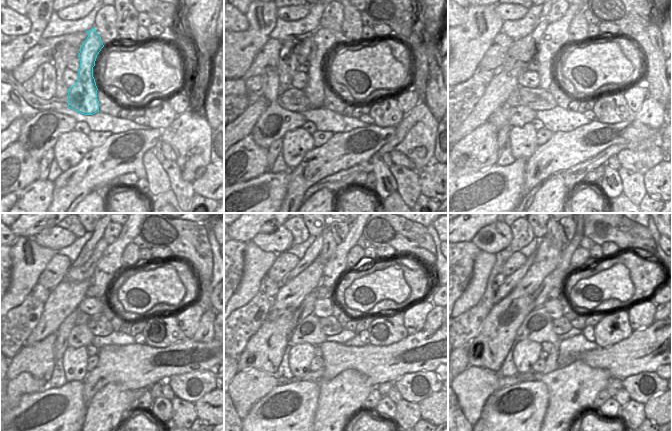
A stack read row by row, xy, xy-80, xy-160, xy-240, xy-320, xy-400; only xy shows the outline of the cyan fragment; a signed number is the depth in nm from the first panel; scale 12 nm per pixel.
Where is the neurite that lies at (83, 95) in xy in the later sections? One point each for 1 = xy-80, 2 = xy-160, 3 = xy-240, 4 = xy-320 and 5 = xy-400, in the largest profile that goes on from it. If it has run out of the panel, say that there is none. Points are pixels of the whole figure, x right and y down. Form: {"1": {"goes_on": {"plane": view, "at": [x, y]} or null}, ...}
{"1": {"goes_on": {"plane": "xy-80", "at": [324, 40]}}, "2": {"goes_on": {"plane": "xy-160", "at": [556, 36]}}, "3": {"goes_on": {"plane": "xy-240", "at": [110, 262]}}, "4": {"goes_on": {"plane": "xy-320", "at": [337, 264]}}, "5": {"goes_on": {"plane": "xy-400", "at": [564, 264]}}}

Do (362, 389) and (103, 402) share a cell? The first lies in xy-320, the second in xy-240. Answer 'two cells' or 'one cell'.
one cell

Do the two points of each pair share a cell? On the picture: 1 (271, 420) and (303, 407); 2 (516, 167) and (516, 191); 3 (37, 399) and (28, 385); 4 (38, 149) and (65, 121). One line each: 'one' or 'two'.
1: one
2: one
3: two
4: one

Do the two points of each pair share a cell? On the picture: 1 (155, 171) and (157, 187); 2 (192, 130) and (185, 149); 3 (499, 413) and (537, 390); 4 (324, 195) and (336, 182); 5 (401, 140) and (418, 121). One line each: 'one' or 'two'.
1: one
2: one
3: one
4: two
5: one

